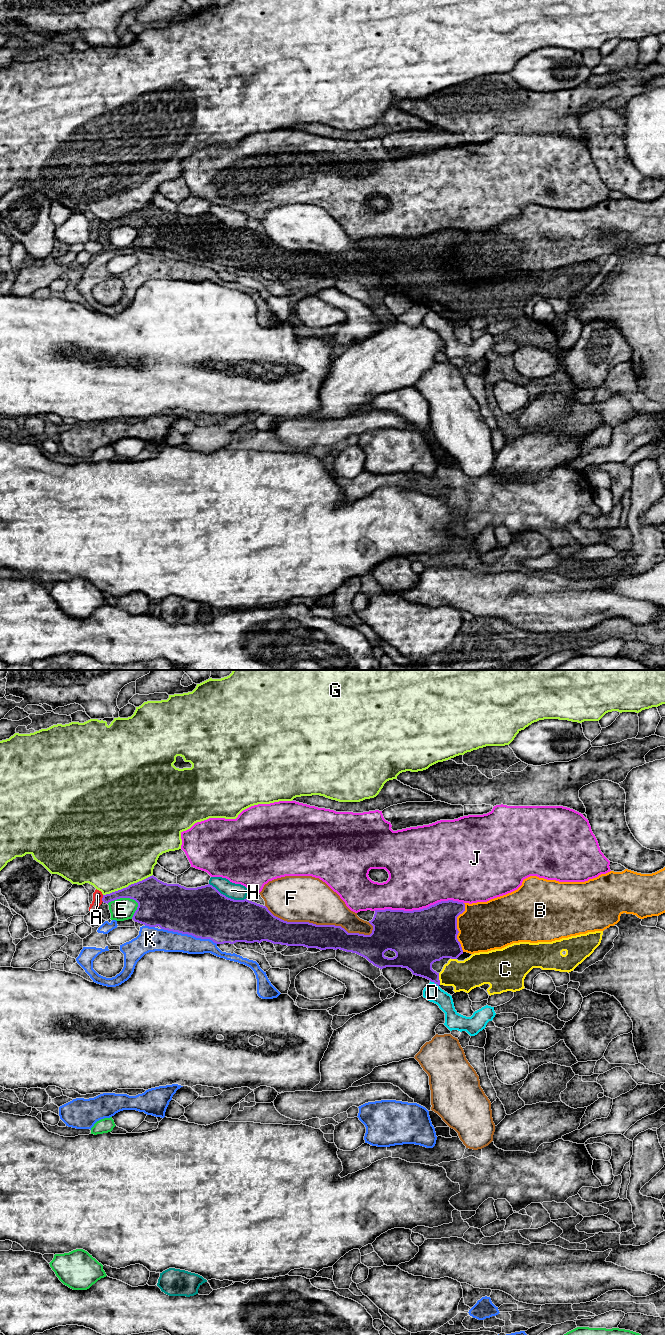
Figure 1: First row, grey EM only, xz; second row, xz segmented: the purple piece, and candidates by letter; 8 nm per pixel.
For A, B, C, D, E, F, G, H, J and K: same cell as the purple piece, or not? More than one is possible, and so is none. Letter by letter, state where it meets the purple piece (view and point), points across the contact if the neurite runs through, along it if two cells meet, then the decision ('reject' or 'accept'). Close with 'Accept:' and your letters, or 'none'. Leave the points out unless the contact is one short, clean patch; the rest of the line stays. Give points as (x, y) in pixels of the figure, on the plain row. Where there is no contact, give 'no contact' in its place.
A: meets purple in xz at (102, 226); reject
B: meets purple in xz at (456, 255); reject
C: meets purple in xz at (438, 307); runs through xz (418, 283), (419, 289), (438, 307), (450, 303), (466, 303); accept
D: meets purple in xz at (434, 310); border along xz (430, 308), (438, 314); reject
E: meets purple in xz at (124, 225); reject
F: meets purple in xz at (319, 253); reject
G: meets purple in xz at (128, 214); reject
H: meets purple in xz at (227, 225); reject
J: meets purple in xz at (418, 238); reject
K: meets purple in xz at (189, 262); reject
Accept: C

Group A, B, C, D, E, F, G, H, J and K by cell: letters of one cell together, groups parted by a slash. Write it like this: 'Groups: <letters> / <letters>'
Groups: A F / B / C / D / E / G / H / J / K

